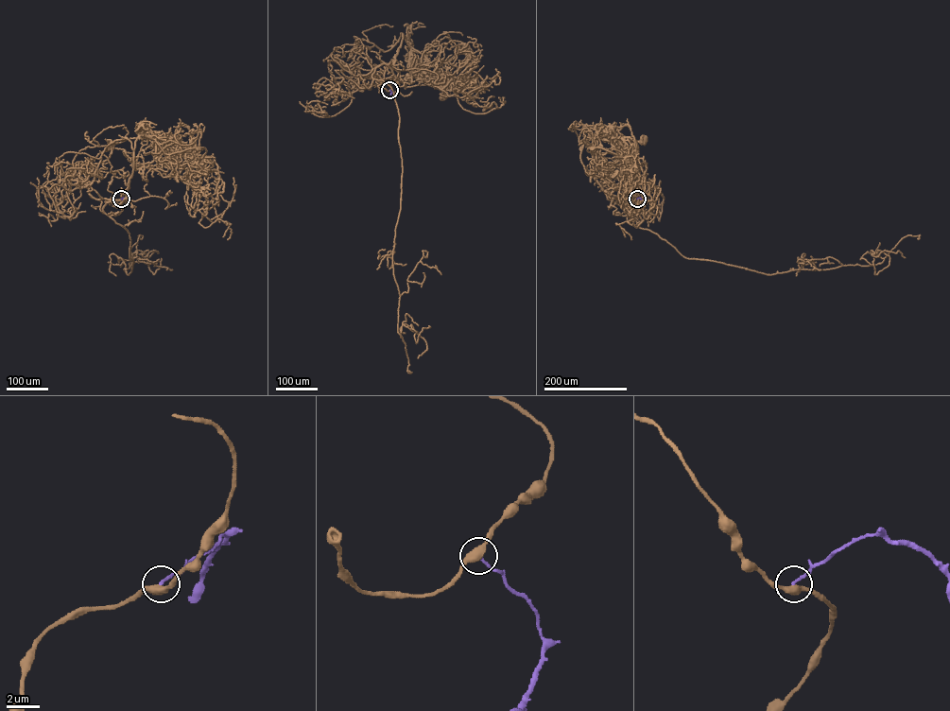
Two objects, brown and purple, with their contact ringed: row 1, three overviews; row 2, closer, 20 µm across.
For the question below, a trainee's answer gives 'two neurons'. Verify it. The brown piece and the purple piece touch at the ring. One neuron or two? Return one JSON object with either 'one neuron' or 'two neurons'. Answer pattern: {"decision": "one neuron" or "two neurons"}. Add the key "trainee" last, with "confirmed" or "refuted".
{"decision": "two neurons", "trainee": "confirmed"}

